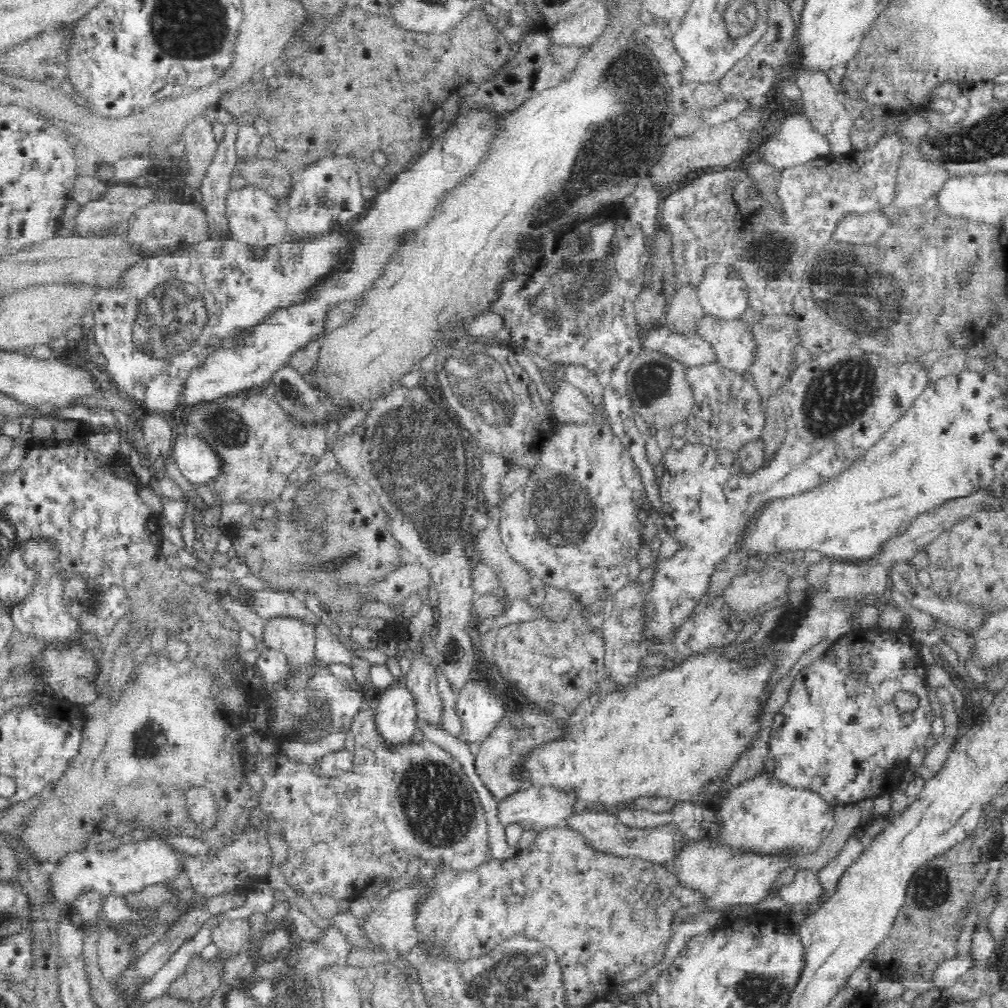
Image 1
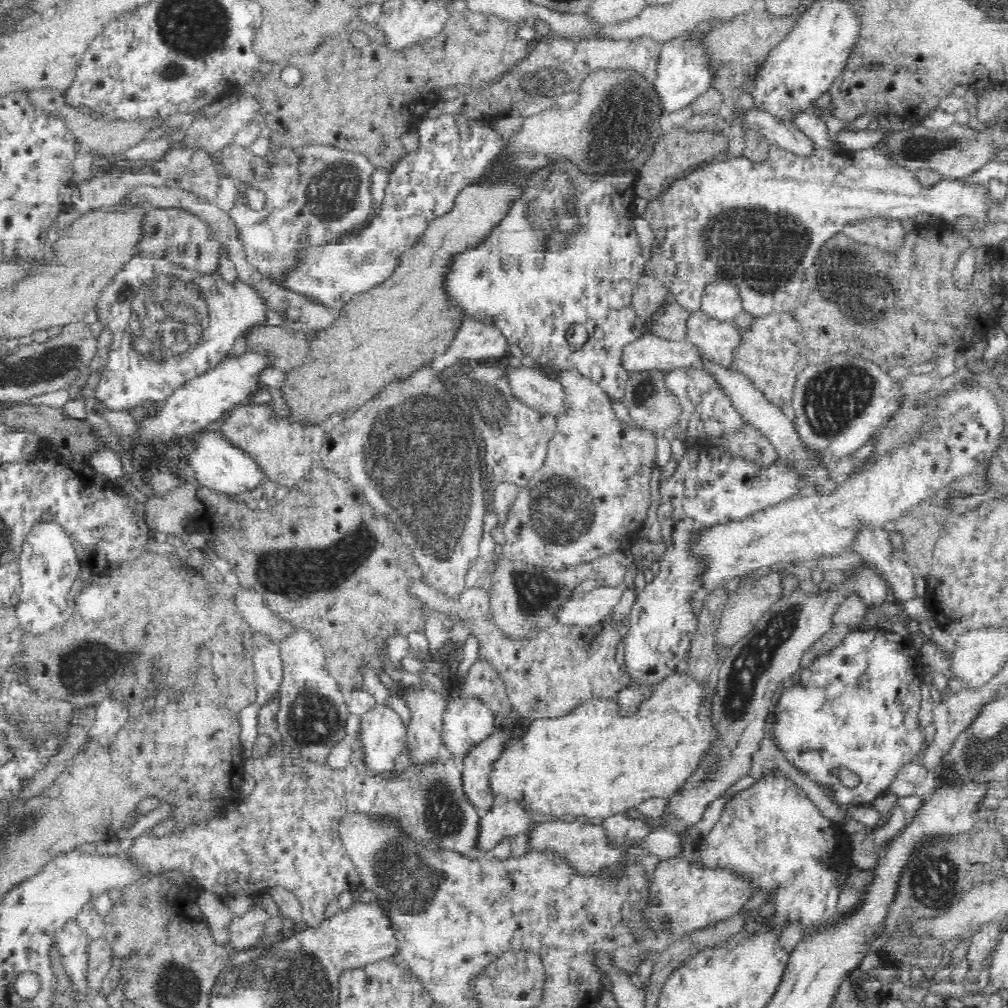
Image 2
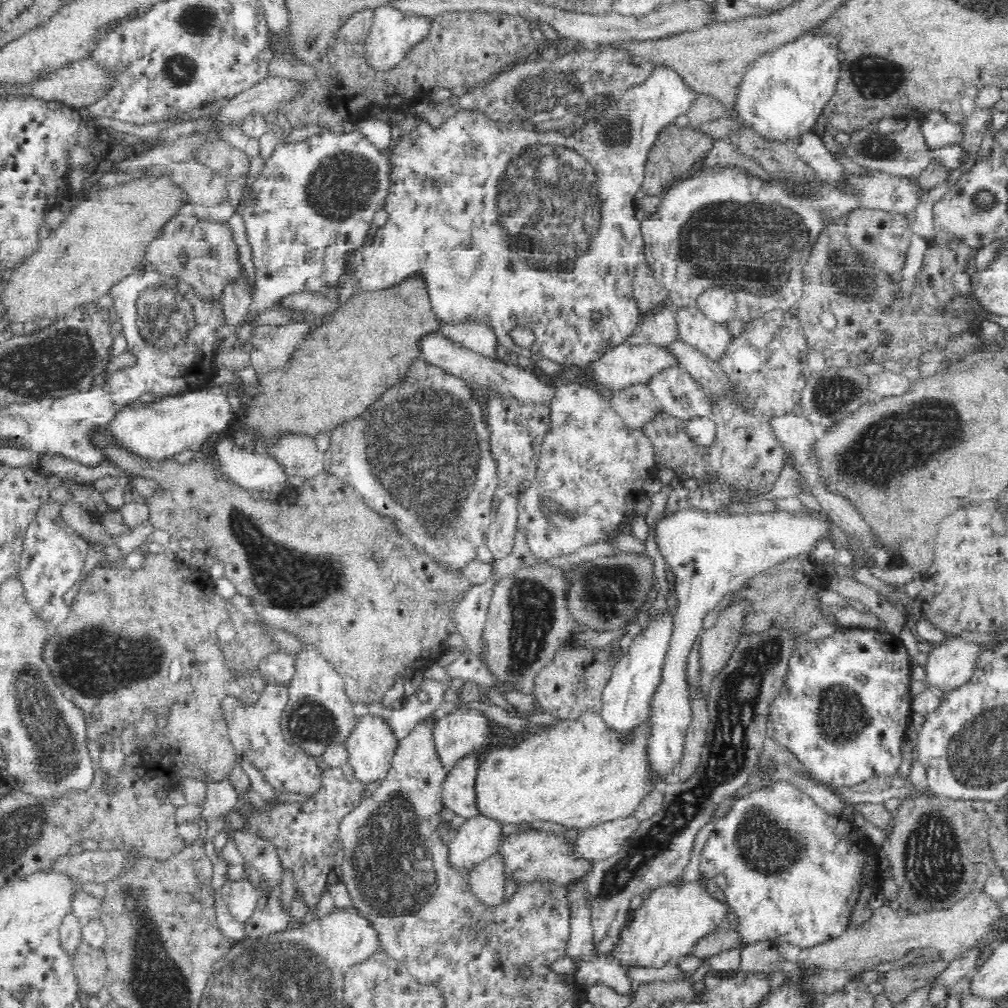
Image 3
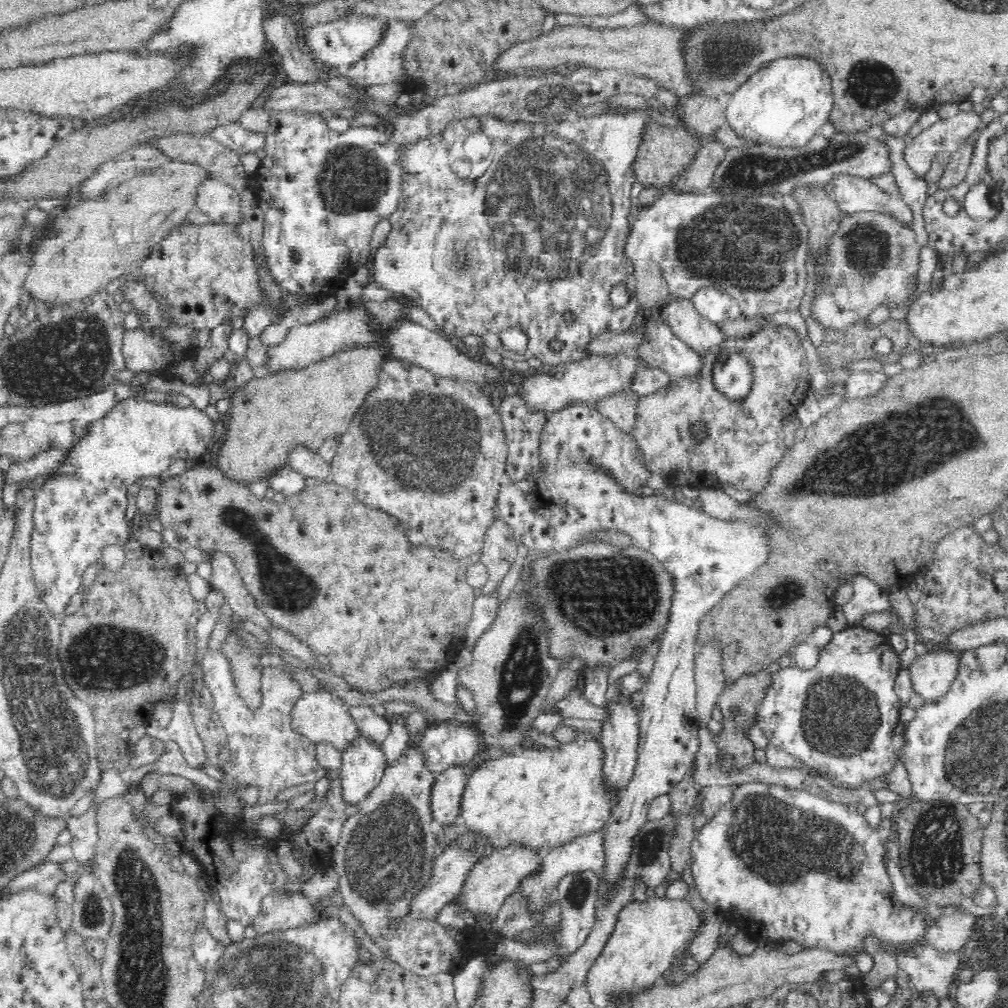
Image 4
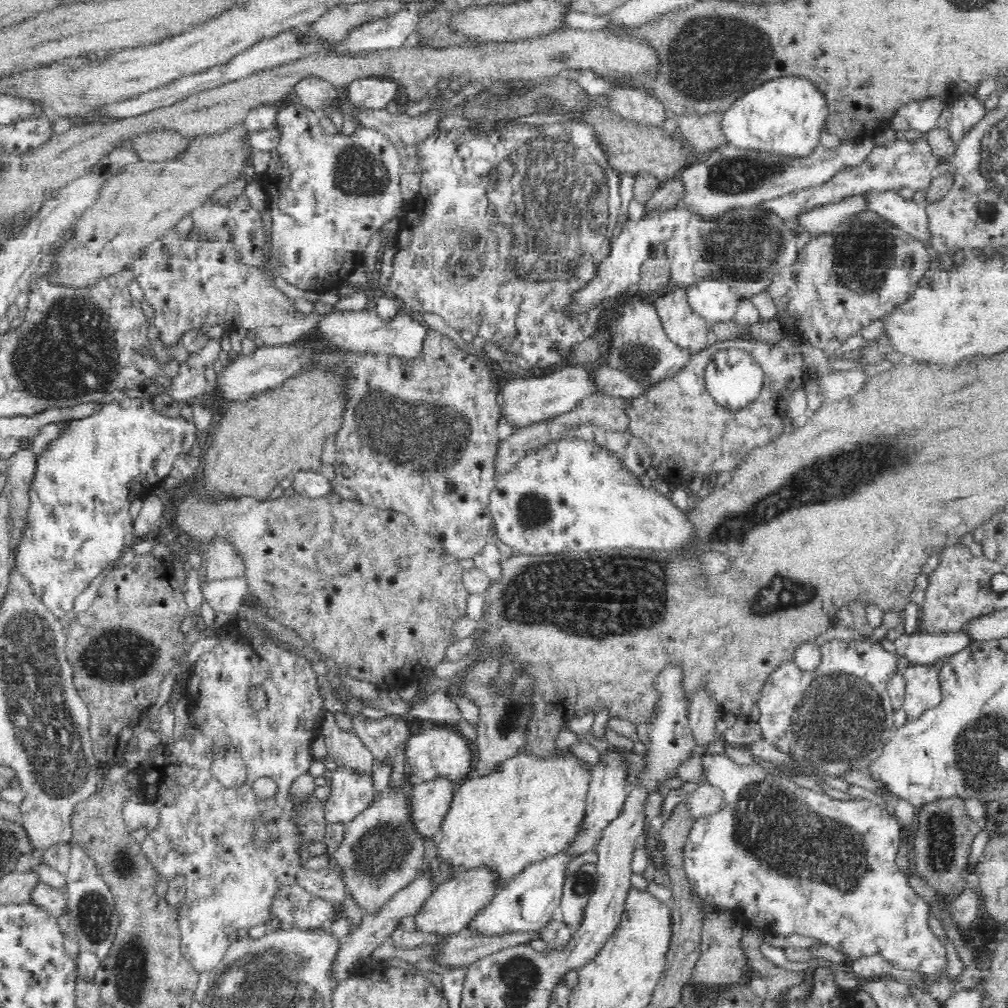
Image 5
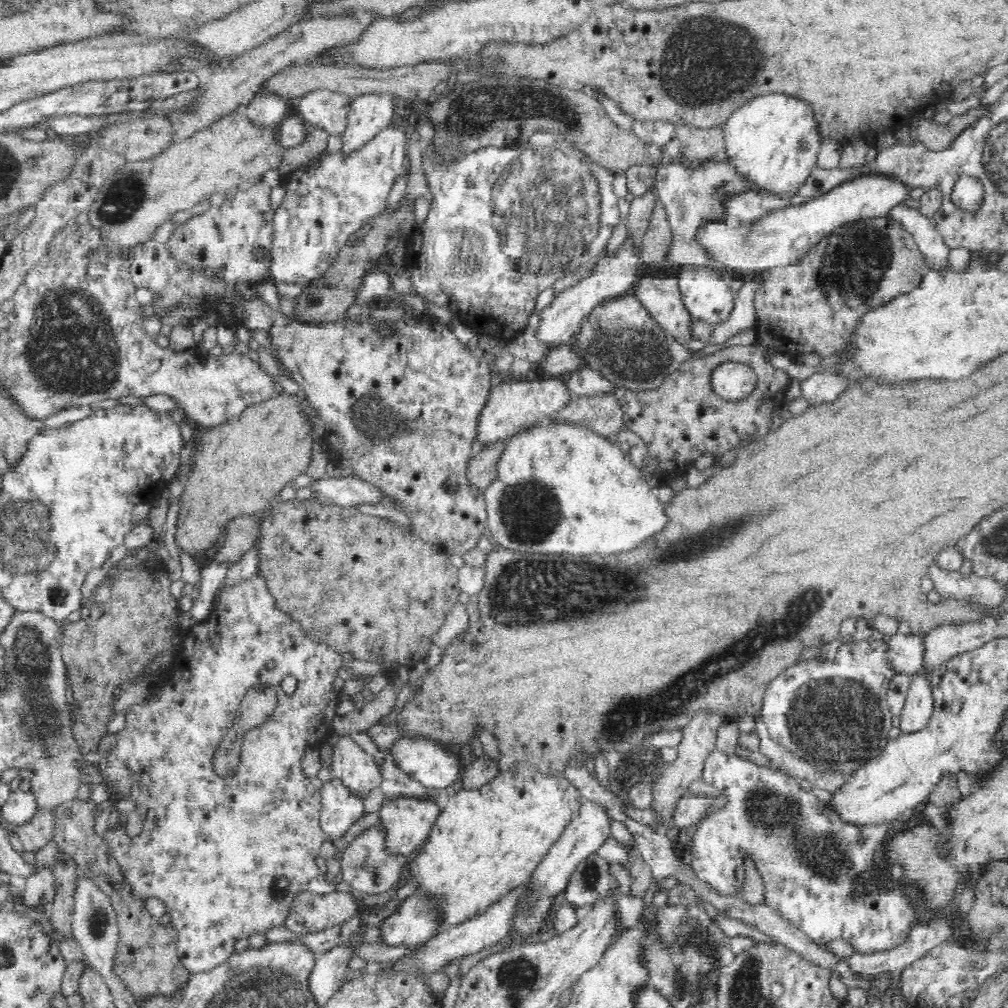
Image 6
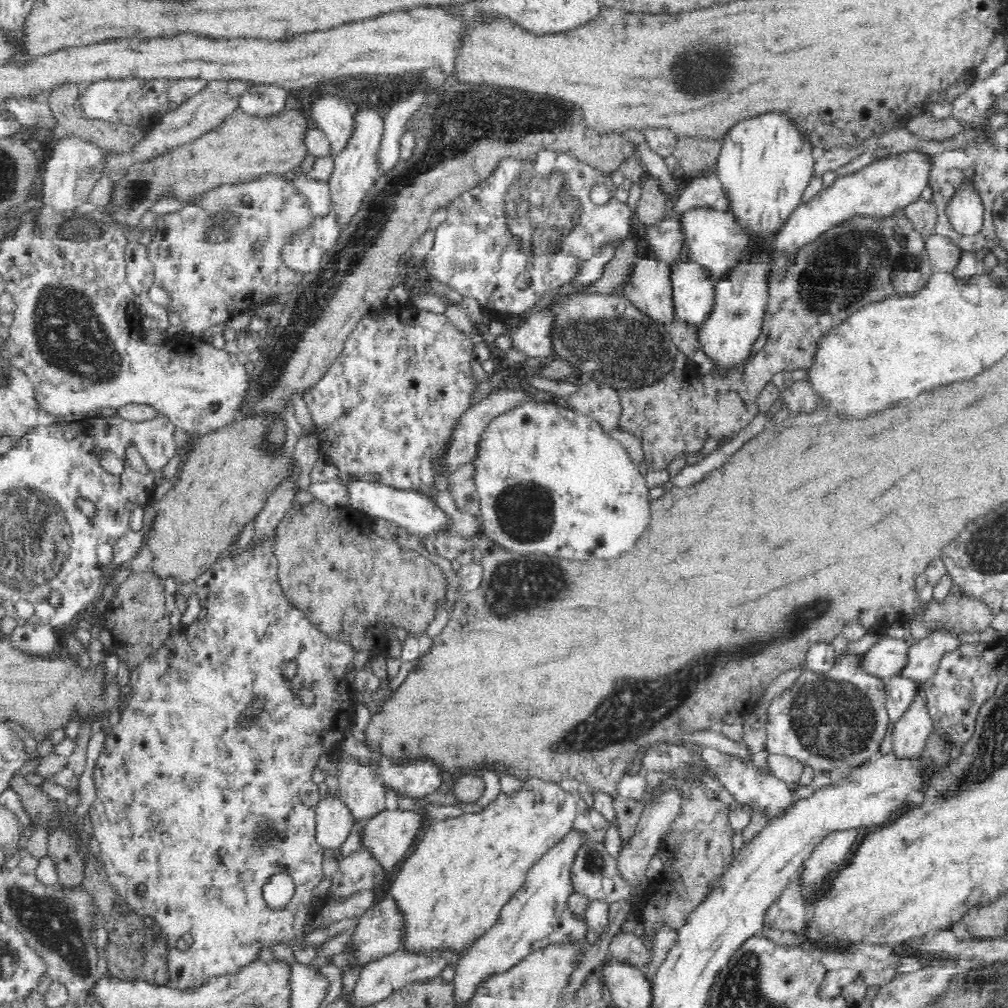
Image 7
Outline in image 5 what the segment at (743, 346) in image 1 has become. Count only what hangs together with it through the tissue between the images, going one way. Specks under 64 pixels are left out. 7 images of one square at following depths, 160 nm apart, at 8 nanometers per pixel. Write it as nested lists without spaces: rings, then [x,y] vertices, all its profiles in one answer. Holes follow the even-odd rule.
[[[677,288],[659,297],[652,305],[672,342],[688,349],[692,354],[708,346],[711,326],[694,312],[686,291]]]

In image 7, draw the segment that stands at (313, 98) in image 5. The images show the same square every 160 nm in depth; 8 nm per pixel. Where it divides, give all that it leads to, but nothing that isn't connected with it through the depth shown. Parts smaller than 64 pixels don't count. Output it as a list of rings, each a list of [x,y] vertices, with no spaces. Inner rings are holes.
[[[323,95],[313,99],[313,103],[305,110],[312,125],[327,136],[332,150],[342,150],[354,126],[352,108],[346,103],[346,98],[341,95]]]

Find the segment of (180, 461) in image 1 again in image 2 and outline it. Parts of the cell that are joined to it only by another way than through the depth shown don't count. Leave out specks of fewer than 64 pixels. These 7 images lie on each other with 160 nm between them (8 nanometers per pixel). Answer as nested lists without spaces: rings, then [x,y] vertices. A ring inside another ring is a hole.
[[[209,429],[198,431],[194,452],[182,458],[182,464],[186,466],[188,473],[202,486],[210,490],[226,495],[234,496],[252,490],[260,485],[263,480],[261,470],[253,460],[243,454],[238,447],[232,446],[219,431]]]

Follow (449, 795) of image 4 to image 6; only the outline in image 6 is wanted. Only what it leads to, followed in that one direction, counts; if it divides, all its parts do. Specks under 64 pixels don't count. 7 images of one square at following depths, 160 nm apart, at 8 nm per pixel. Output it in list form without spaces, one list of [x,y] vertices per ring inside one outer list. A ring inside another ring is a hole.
[[[397,797],[390,801],[384,801],[380,810],[380,822],[386,827],[386,845],[392,853],[410,856],[414,850],[420,850],[429,838],[434,823],[440,817],[443,803],[433,798]]]

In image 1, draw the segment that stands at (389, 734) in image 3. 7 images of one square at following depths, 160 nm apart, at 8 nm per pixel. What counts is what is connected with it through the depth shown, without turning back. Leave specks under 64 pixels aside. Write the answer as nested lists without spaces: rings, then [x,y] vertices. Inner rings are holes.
[[[401,680],[396,686],[392,686],[374,695],[374,707],[376,725],[381,734],[387,738],[391,746],[402,744],[402,740],[410,740],[414,732],[418,732],[418,699],[412,695],[412,691]]]

